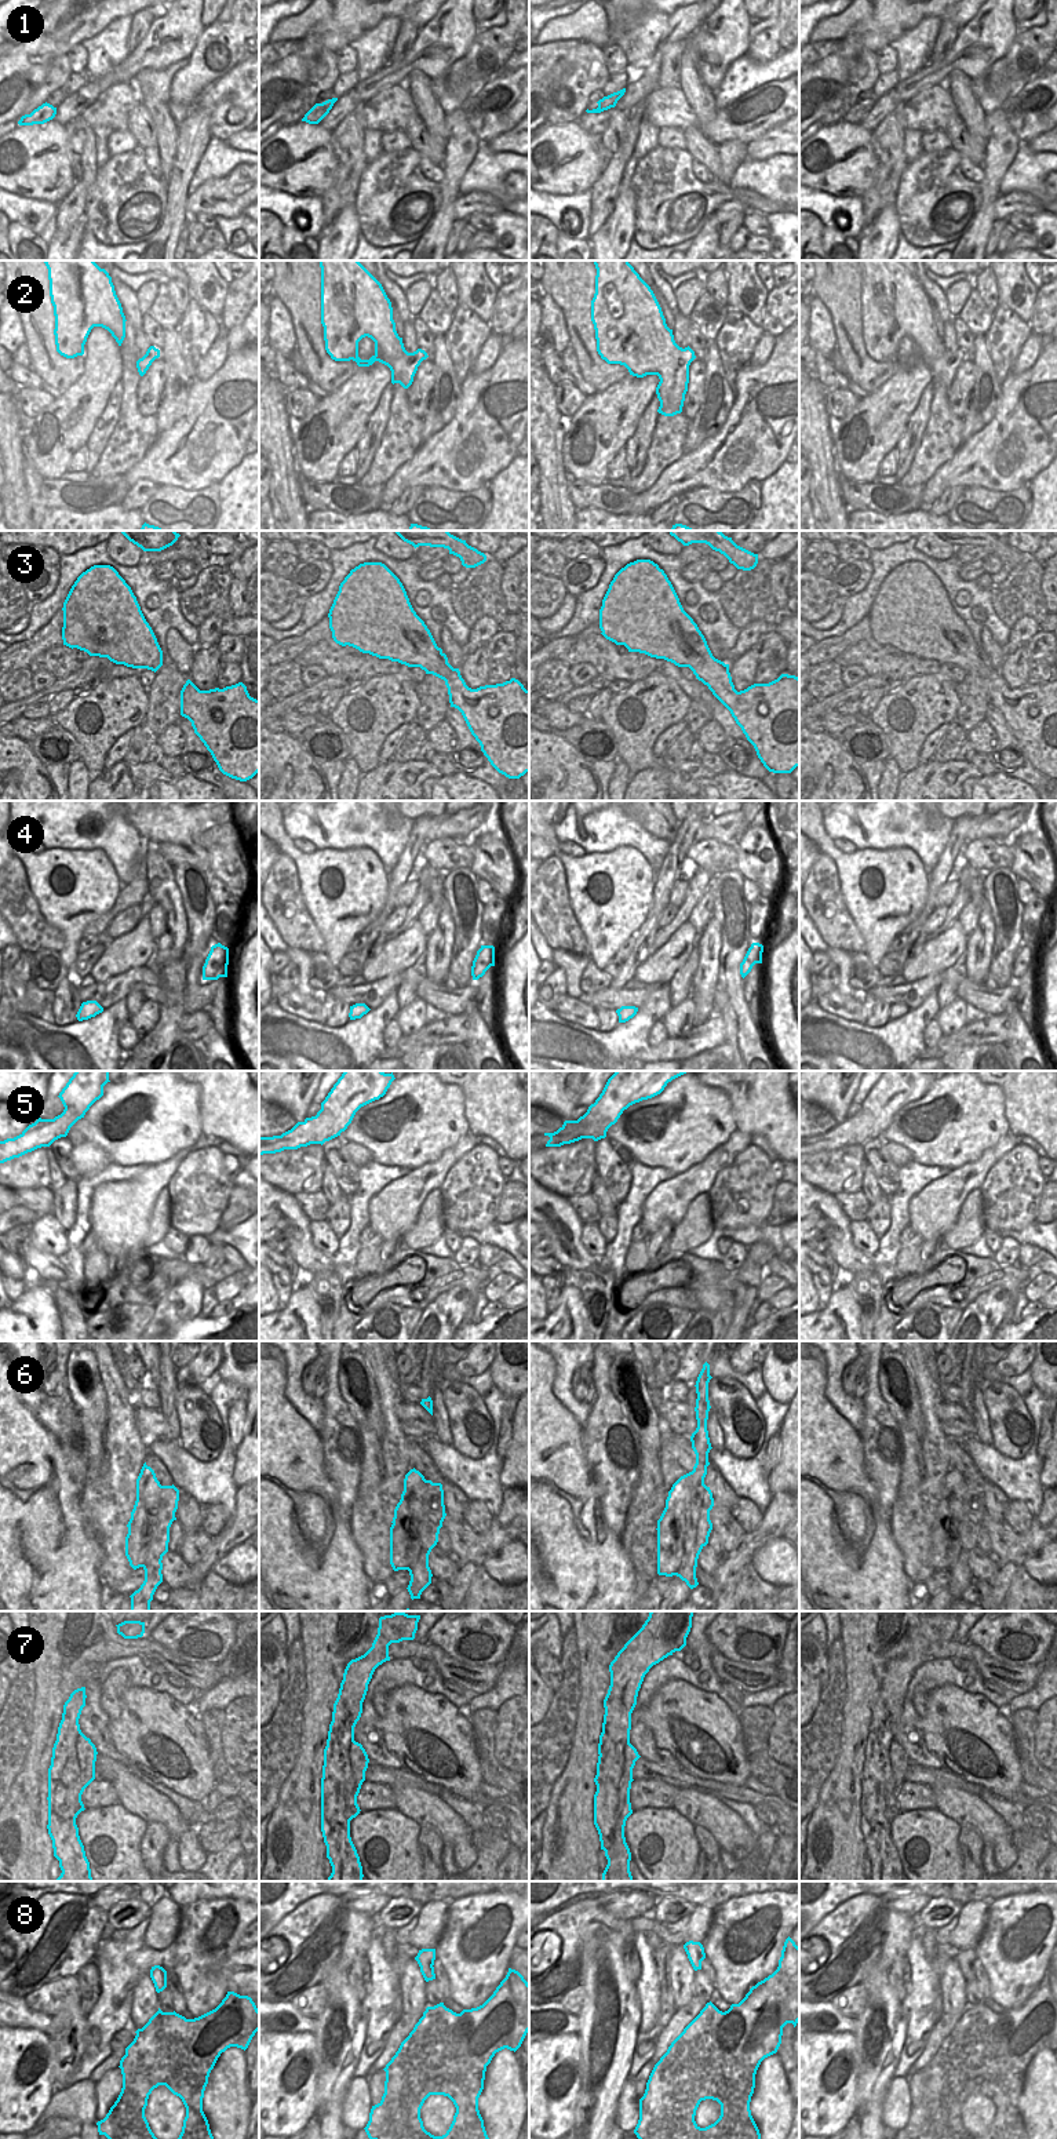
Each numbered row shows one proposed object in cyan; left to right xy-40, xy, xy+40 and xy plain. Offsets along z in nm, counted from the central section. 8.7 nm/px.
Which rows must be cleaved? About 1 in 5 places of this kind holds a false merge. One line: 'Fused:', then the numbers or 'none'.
Fused: 5, 6, 7, 8

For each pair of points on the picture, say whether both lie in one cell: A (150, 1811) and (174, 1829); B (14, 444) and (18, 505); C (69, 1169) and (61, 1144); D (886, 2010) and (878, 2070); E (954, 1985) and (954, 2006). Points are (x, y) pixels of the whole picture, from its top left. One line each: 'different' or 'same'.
A: same
B: same
C: same
D: same
E: same

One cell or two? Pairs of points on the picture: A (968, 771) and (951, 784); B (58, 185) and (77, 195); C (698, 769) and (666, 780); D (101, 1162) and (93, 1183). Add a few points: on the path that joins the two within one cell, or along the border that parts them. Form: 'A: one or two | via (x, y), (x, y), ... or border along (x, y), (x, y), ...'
A: one | via (963, 775), (955, 783)
B: two | border along (76, 181), (73, 188), (57, 204)
C: one | via (689, 772), (681, 780), (674, 780)
D: two | border along (112, 1162), (97, 1173), (83, 1177)

